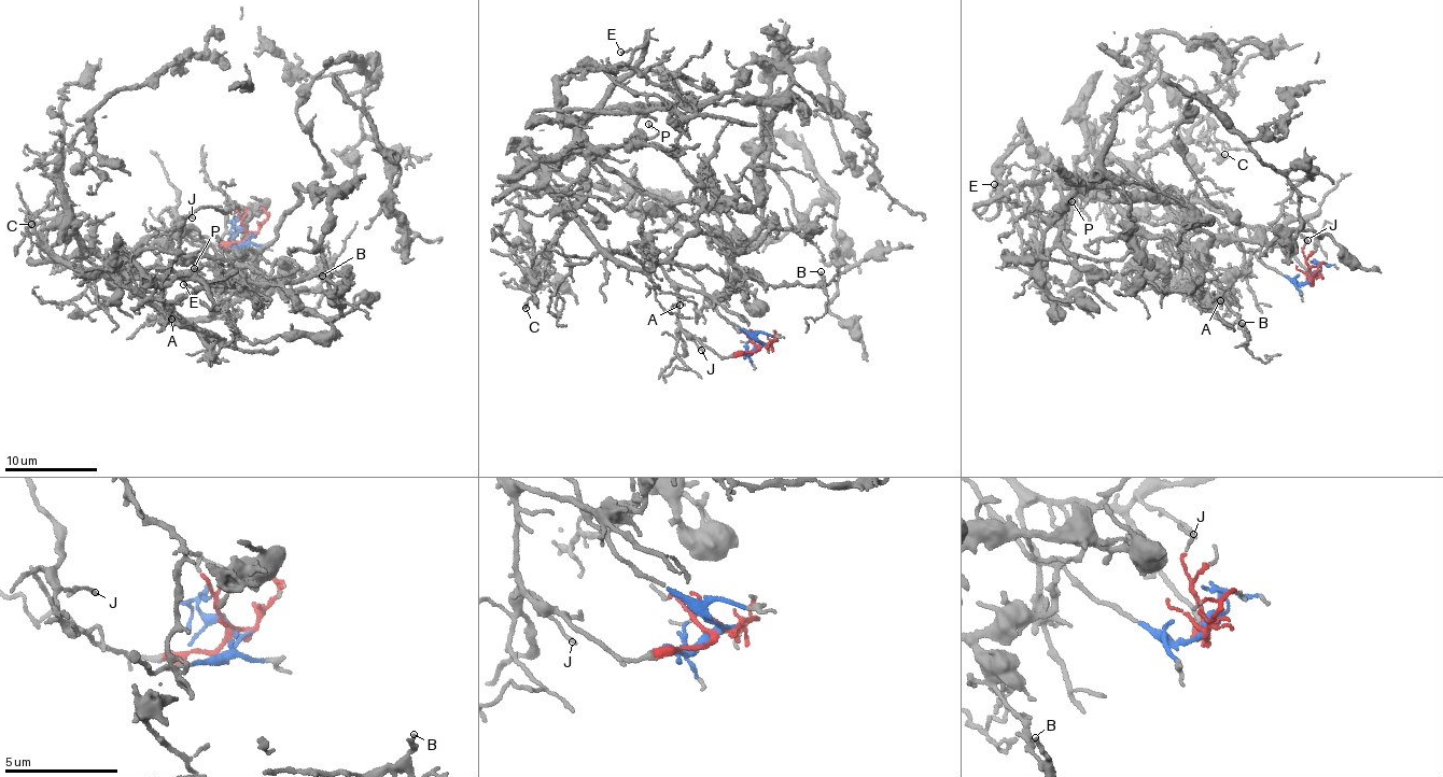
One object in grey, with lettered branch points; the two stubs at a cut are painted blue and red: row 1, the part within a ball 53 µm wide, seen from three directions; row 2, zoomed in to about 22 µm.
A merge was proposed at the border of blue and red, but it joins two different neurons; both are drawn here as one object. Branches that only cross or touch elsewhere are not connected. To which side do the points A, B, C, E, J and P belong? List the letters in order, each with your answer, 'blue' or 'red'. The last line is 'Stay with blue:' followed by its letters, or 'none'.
A: red
B: blue
C: red
E: red
J: red
P: blue
Stay with blue: B, P

